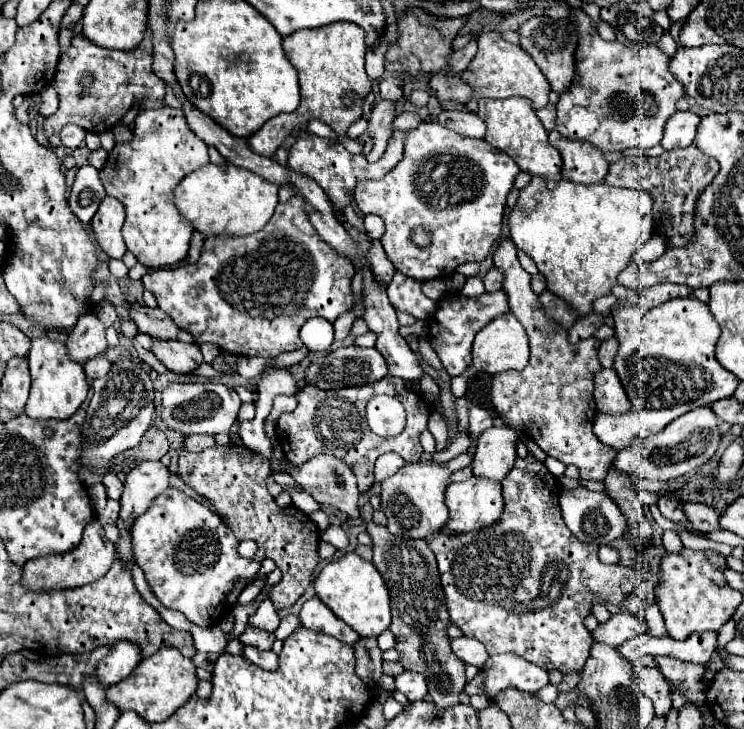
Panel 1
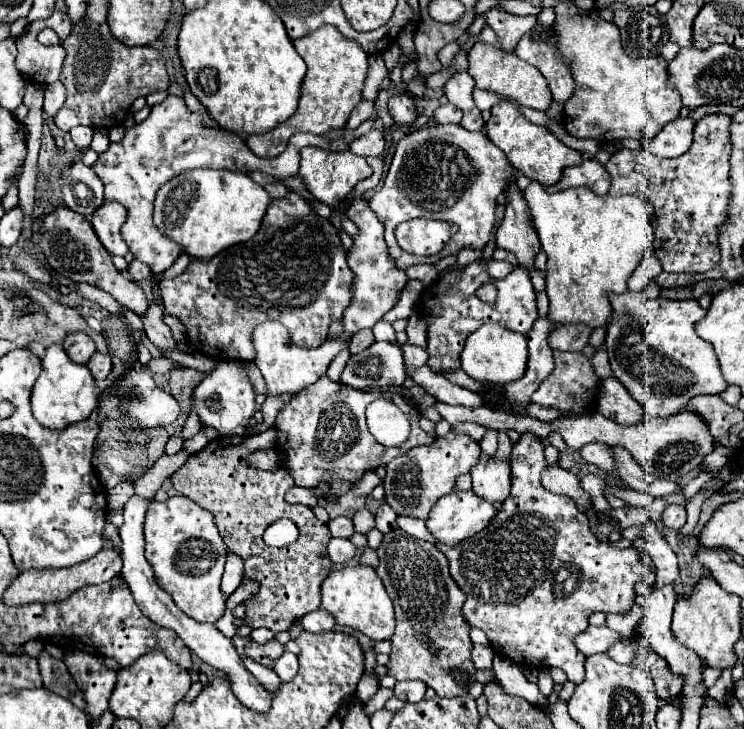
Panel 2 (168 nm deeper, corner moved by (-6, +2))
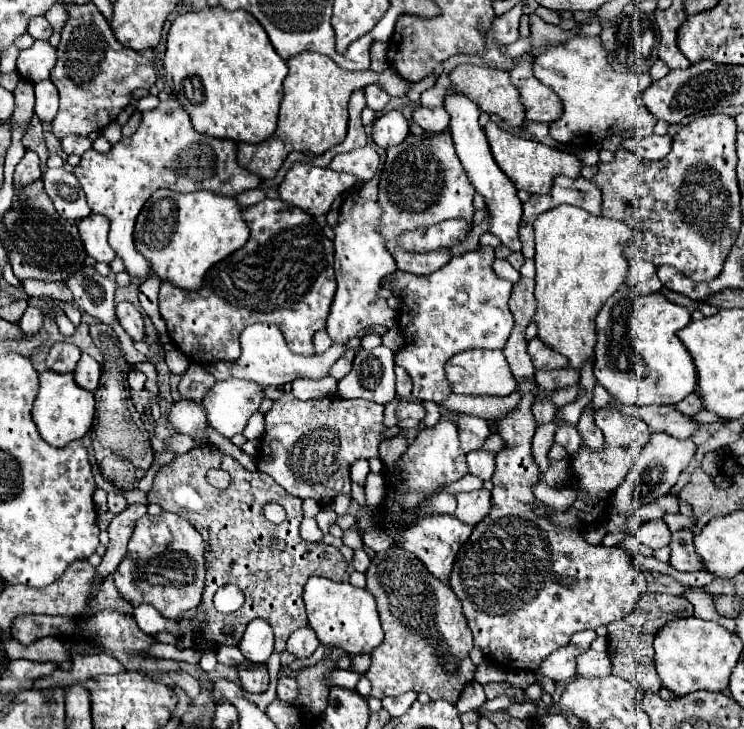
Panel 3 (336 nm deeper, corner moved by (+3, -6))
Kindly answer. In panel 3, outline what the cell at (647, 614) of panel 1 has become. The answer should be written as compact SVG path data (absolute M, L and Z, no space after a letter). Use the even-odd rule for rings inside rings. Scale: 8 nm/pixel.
M560 424L556 430L556 444L560 444L562 448L566 448L568 456L574 460L582 448L582 436L574 426L568 424Z

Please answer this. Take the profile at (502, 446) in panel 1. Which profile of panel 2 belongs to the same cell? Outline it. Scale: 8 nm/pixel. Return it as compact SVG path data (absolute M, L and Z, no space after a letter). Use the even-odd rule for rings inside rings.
M489 460L487 464L479 462L471 470L471 478L473 478L475 496L479 496L483 500L491 500L491 504L501 504L509 496L509 486L511 486L511 466L509 466L509 462L495 462L495 460Z

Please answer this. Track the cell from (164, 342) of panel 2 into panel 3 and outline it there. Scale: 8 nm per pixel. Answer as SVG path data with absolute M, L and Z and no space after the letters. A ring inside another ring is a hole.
M130 302L116 304L116 316L118 316L118 322L122 324L122 328L128 332L128 336L132 340L146 340L144 318Z

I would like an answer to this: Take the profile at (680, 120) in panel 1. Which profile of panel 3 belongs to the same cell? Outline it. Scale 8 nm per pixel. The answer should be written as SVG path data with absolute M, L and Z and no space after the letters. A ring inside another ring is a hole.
M664 134L664 136L648 136L648 138L628 138L622 144L623 148L630 148L630 152L634 152L638 158L646 158L646 160L662 160L668 156L668 152L672 150L672 136Z

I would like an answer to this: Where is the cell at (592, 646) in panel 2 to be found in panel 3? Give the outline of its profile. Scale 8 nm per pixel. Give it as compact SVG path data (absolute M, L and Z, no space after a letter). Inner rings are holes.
M566 644L564 648L558 648L556 652L552 652L536 670L536 676L548 676L556 682L560 680L568 680L576 676L576 658L582 654L584 648L576 646L576 644Z

